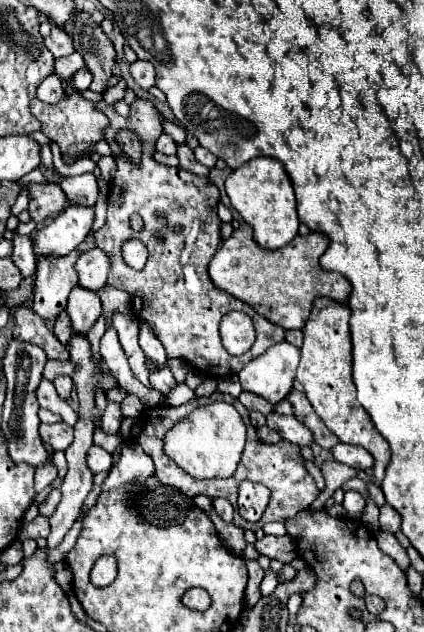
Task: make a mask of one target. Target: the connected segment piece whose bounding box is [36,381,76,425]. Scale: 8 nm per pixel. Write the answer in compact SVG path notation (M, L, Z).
M42 381L42 385L36 391L38 391L36 393L38 403L40 403L42 409L48 409L48 411L60 415L62 421L68 423L68 425L76 423L76 411L64 399L58 397L58 393L56 393L56 389L54 389L54 385L50 381Z

